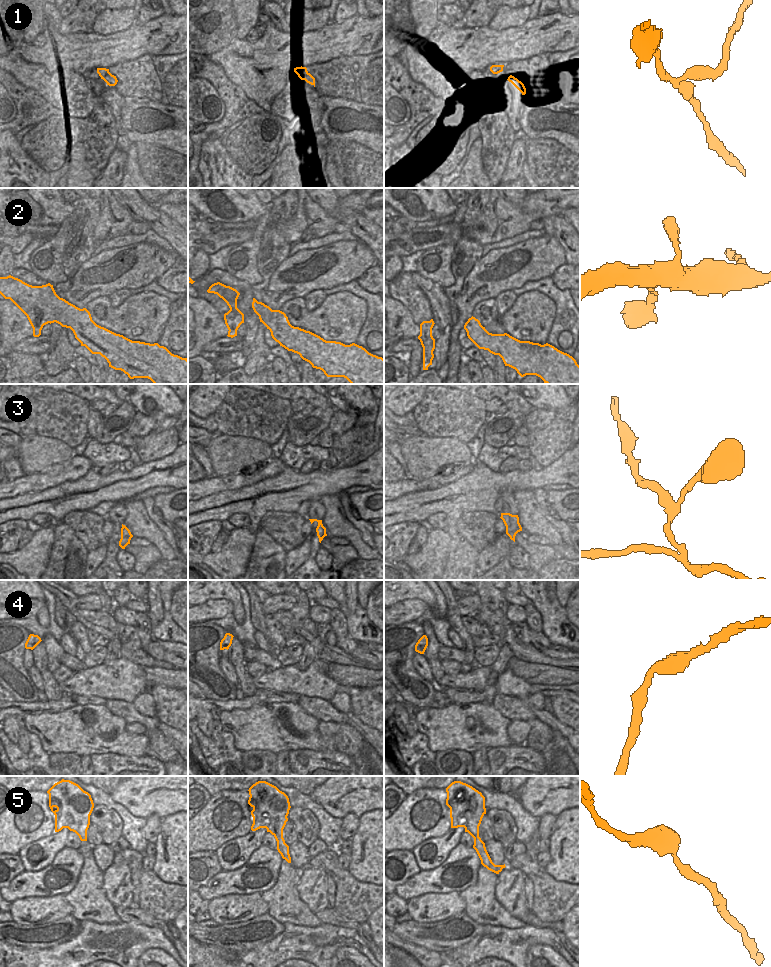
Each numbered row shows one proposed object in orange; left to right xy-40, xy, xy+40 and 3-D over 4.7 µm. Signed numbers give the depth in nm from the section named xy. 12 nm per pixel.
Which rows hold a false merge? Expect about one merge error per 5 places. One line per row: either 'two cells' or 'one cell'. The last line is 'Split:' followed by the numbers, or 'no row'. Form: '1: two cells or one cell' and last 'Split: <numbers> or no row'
1: two cells
2: one cell
3: two cells
4: one cell
5: one cell
Split: 1, 3

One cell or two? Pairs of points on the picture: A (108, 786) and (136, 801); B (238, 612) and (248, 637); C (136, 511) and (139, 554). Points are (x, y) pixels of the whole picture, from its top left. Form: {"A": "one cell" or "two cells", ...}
{"A": "two cells", "B": "two cells", "C": "two cells"}

